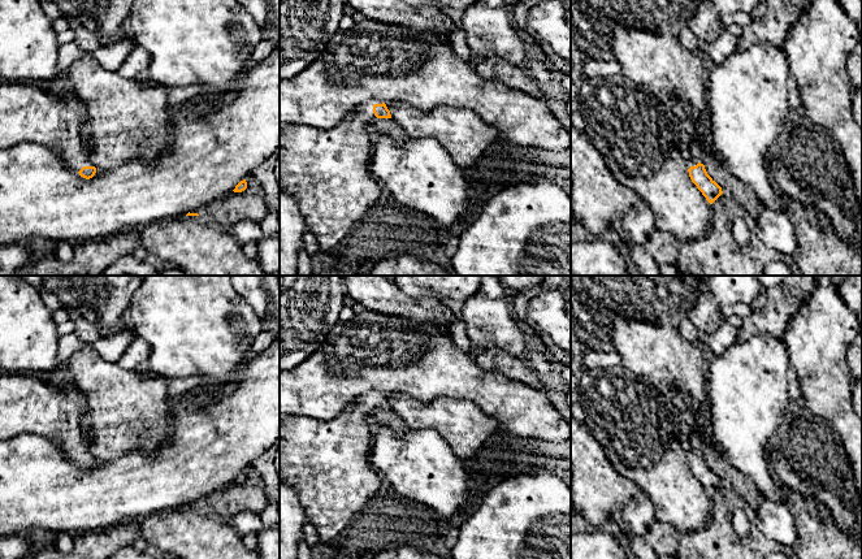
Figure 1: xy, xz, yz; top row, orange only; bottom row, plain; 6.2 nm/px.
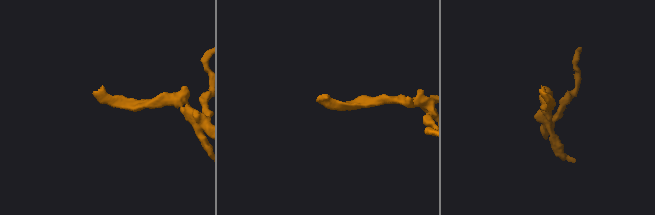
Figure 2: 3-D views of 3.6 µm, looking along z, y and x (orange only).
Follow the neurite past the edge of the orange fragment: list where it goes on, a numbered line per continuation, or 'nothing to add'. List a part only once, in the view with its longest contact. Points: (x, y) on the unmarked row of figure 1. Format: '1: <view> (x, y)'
1: xz (326, 463)

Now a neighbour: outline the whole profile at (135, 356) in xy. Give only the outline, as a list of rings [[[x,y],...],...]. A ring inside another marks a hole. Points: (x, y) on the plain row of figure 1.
[[[137,337],[117,363],[127,370],[144,369],[150,354],[150,344]]]

